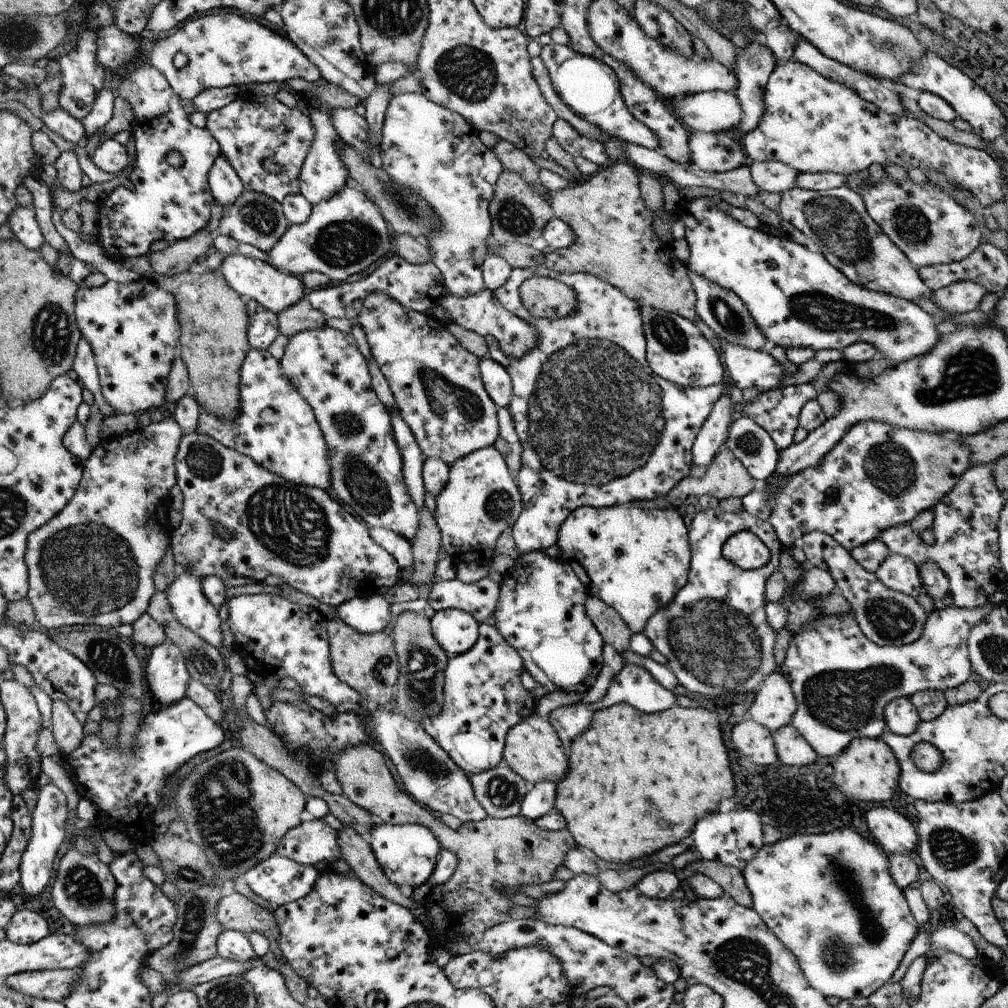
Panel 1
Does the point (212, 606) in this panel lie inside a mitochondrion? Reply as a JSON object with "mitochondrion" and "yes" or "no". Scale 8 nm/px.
{"mitochondrion":"no"}

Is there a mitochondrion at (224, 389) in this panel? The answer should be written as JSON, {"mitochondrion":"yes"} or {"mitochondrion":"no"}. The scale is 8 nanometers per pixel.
{"mitochondrion":"no"}

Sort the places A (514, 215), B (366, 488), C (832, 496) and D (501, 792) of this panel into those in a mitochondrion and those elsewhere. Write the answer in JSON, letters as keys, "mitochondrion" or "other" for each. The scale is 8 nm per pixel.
{"A":"mitochondrion","B":"mitochondrion","C":"other","D":"mitochondrion"}

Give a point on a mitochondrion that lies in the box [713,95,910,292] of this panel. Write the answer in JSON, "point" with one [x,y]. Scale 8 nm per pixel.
{"point":[838,225]}

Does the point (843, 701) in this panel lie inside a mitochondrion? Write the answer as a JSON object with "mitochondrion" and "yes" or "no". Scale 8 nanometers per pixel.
{"mitochondrion":"yes"}

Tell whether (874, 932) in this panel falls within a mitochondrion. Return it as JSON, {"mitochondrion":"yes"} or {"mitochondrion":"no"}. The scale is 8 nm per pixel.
{"mitochondrion":"yes"}

